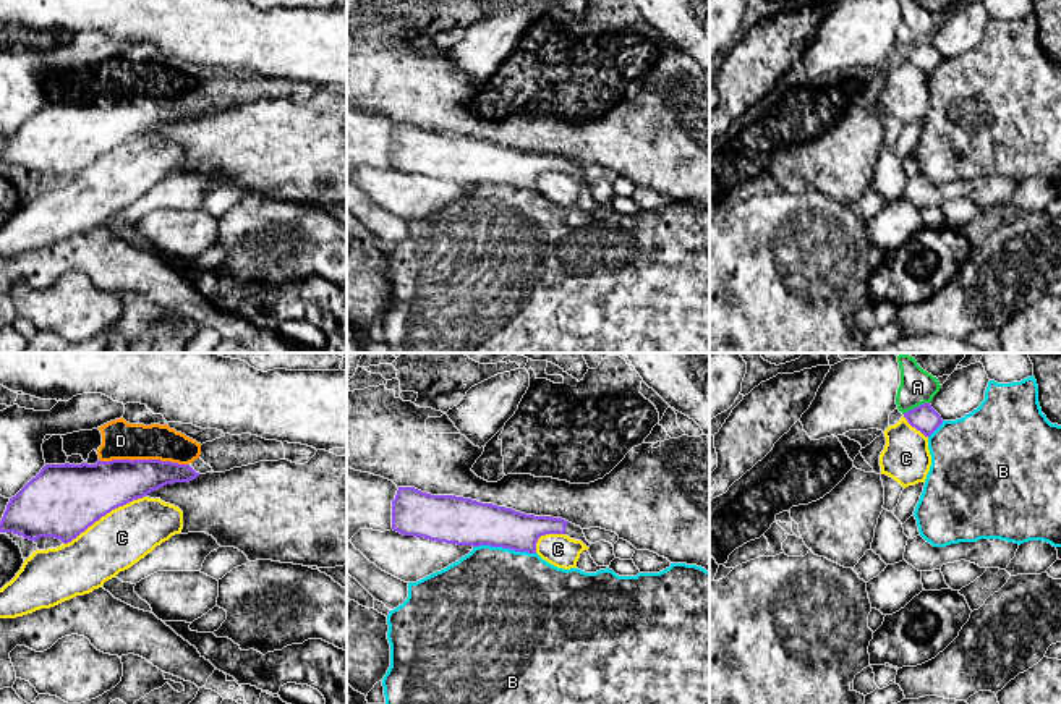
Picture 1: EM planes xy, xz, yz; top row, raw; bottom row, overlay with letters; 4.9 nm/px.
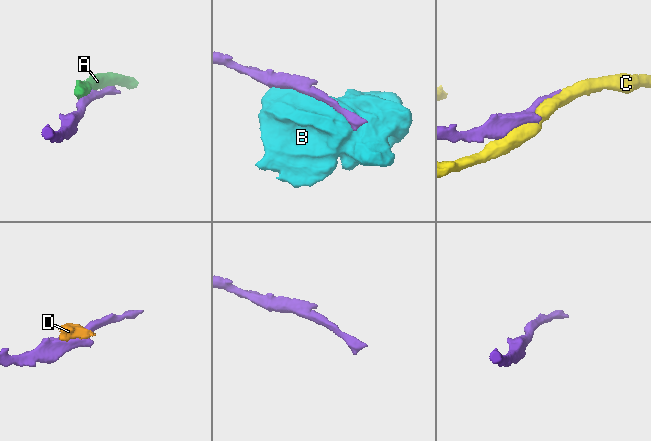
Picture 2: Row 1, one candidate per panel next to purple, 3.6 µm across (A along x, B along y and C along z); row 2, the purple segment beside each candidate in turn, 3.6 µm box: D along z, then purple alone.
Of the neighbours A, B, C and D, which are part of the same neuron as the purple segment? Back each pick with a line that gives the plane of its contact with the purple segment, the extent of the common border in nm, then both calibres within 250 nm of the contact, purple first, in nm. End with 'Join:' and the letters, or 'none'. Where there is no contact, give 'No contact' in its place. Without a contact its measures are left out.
Join: none

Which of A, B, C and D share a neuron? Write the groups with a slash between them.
A / B / C / D

